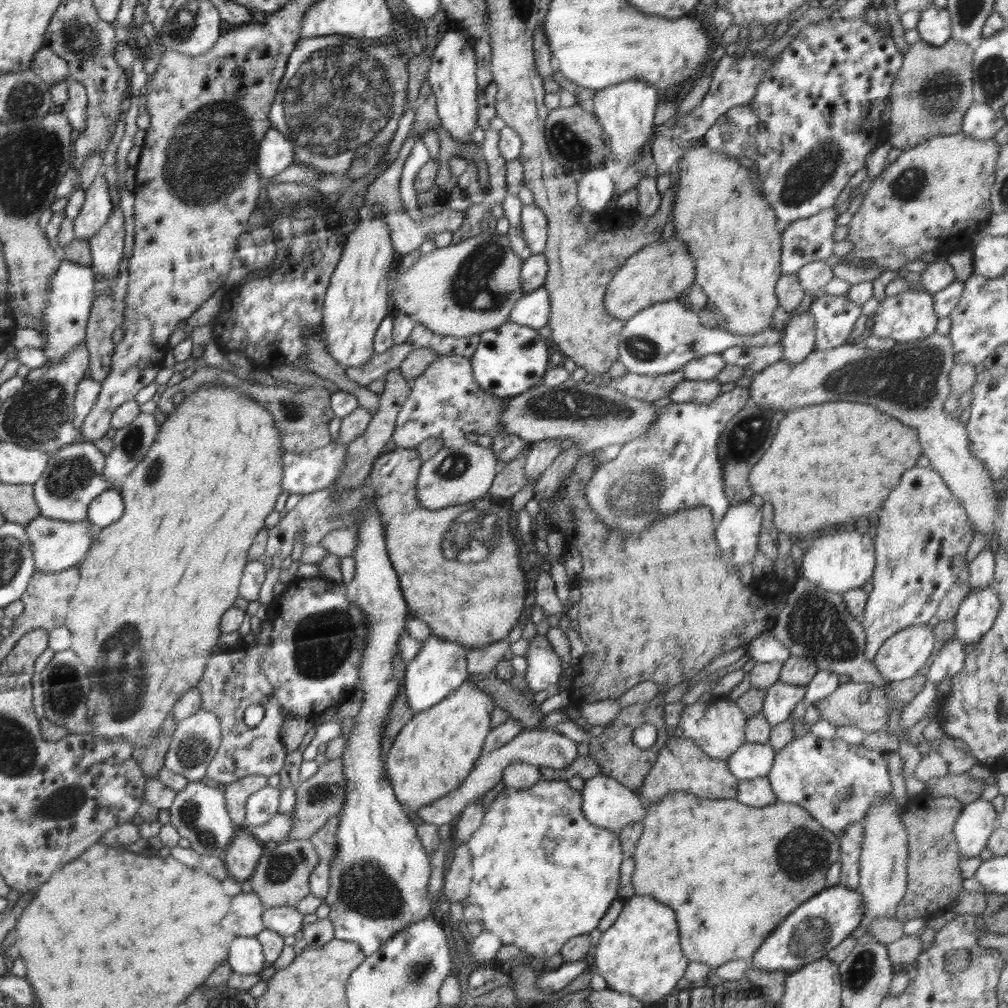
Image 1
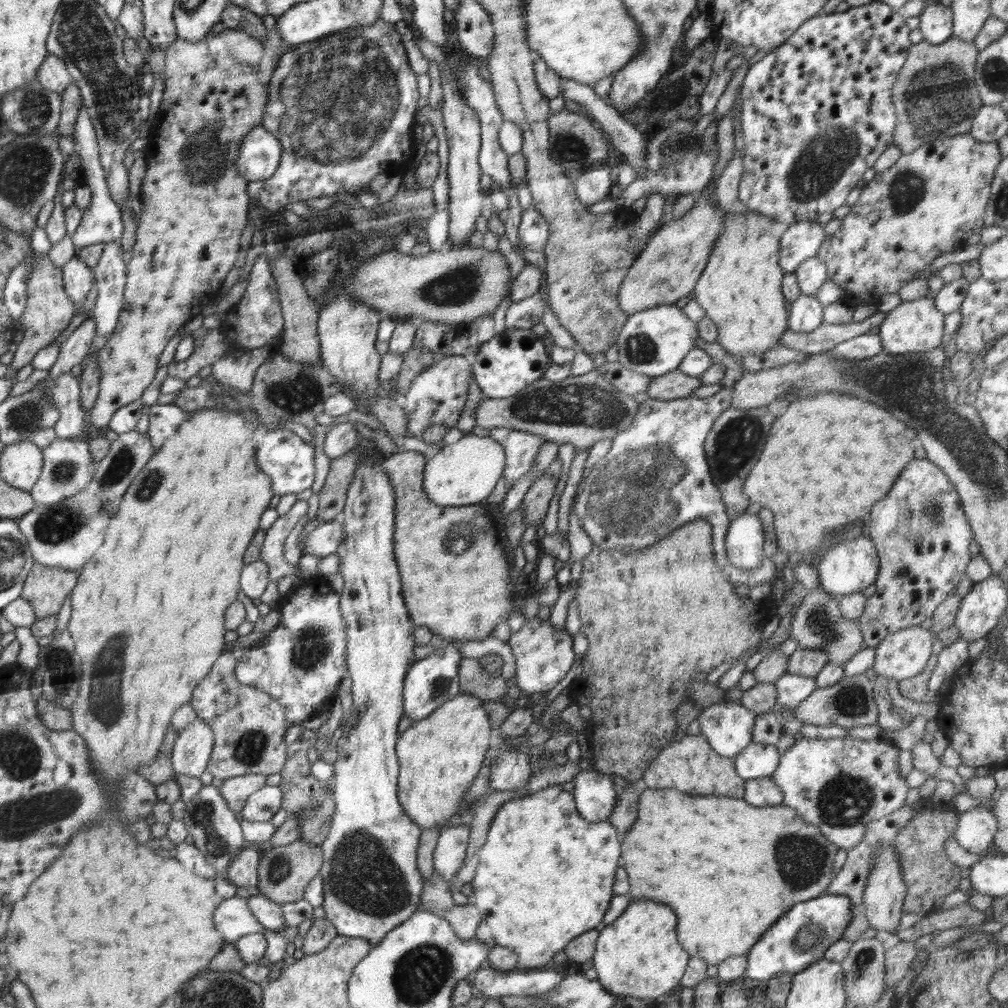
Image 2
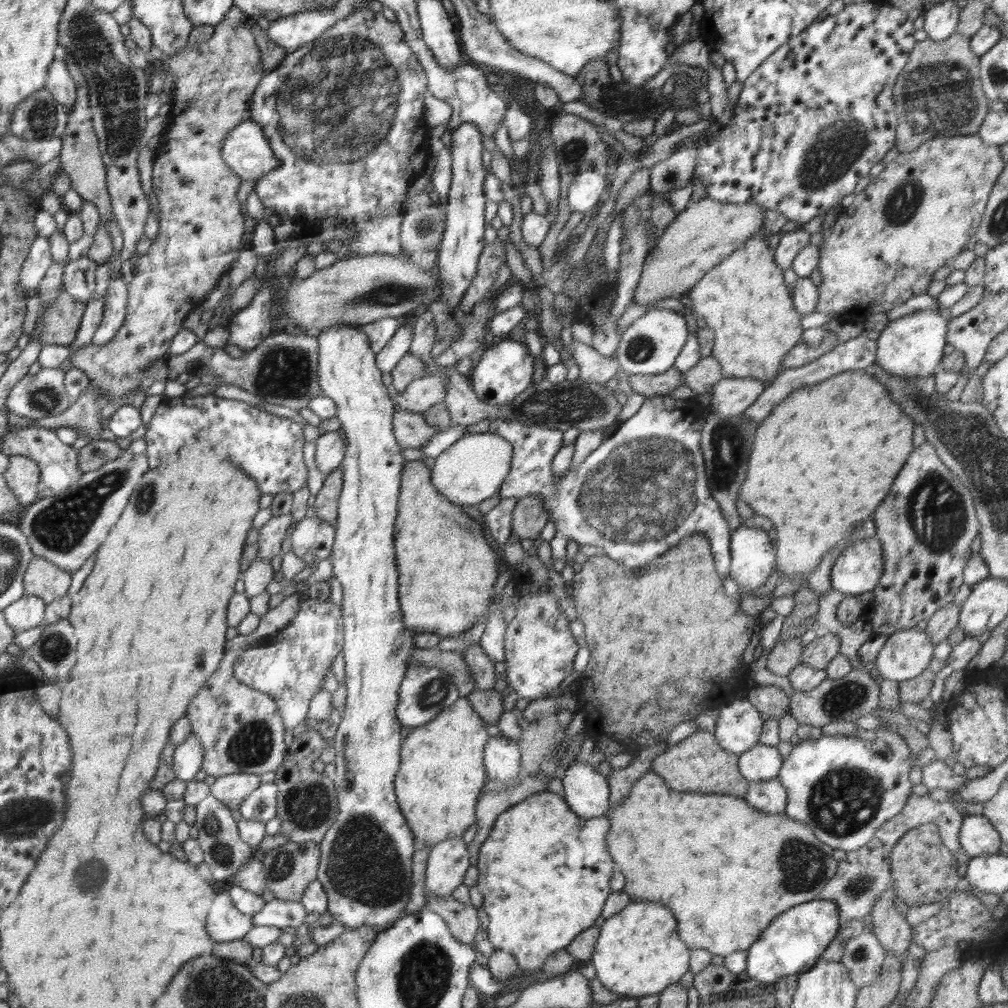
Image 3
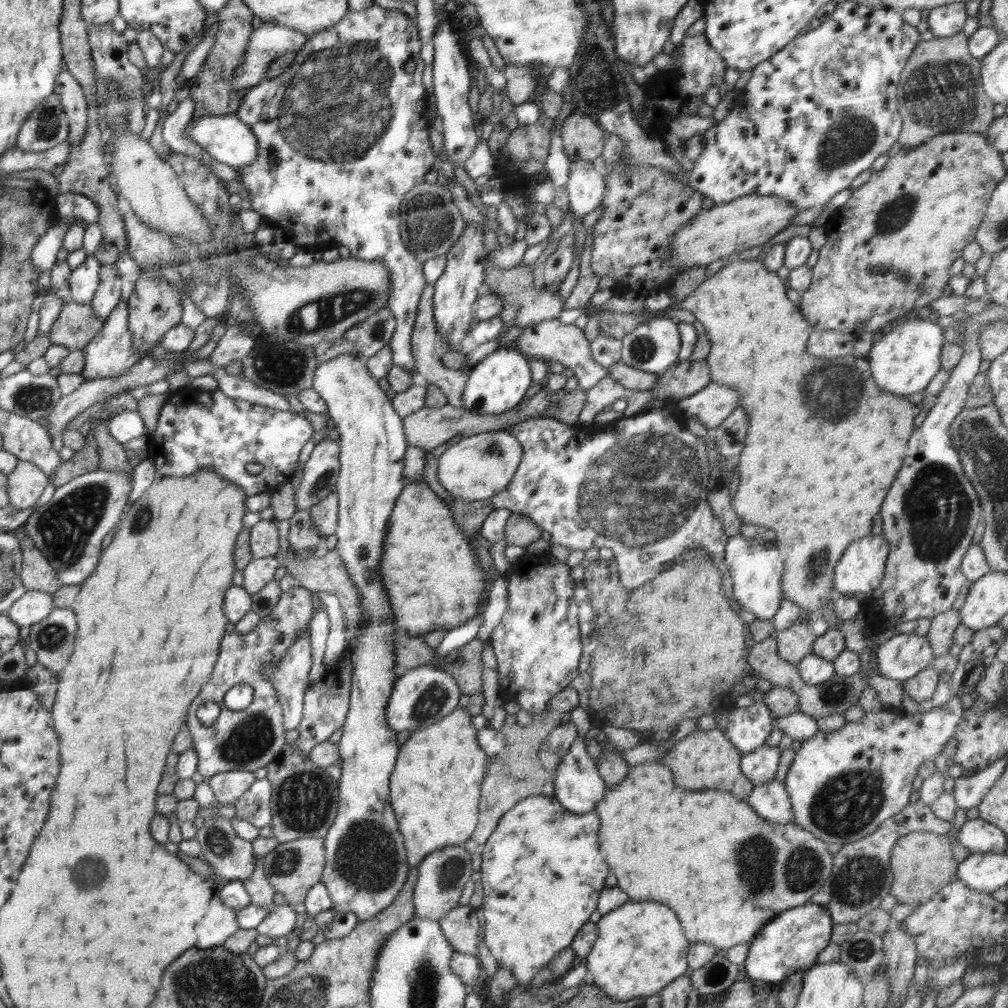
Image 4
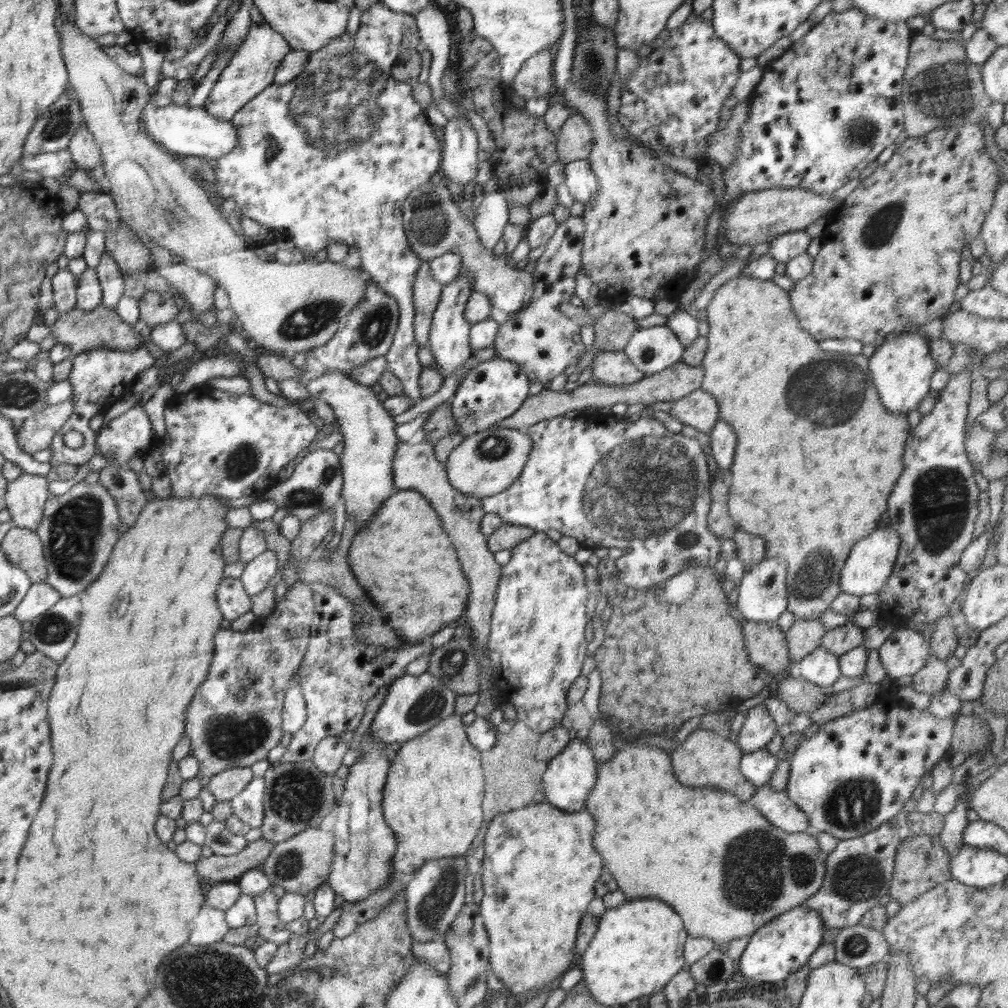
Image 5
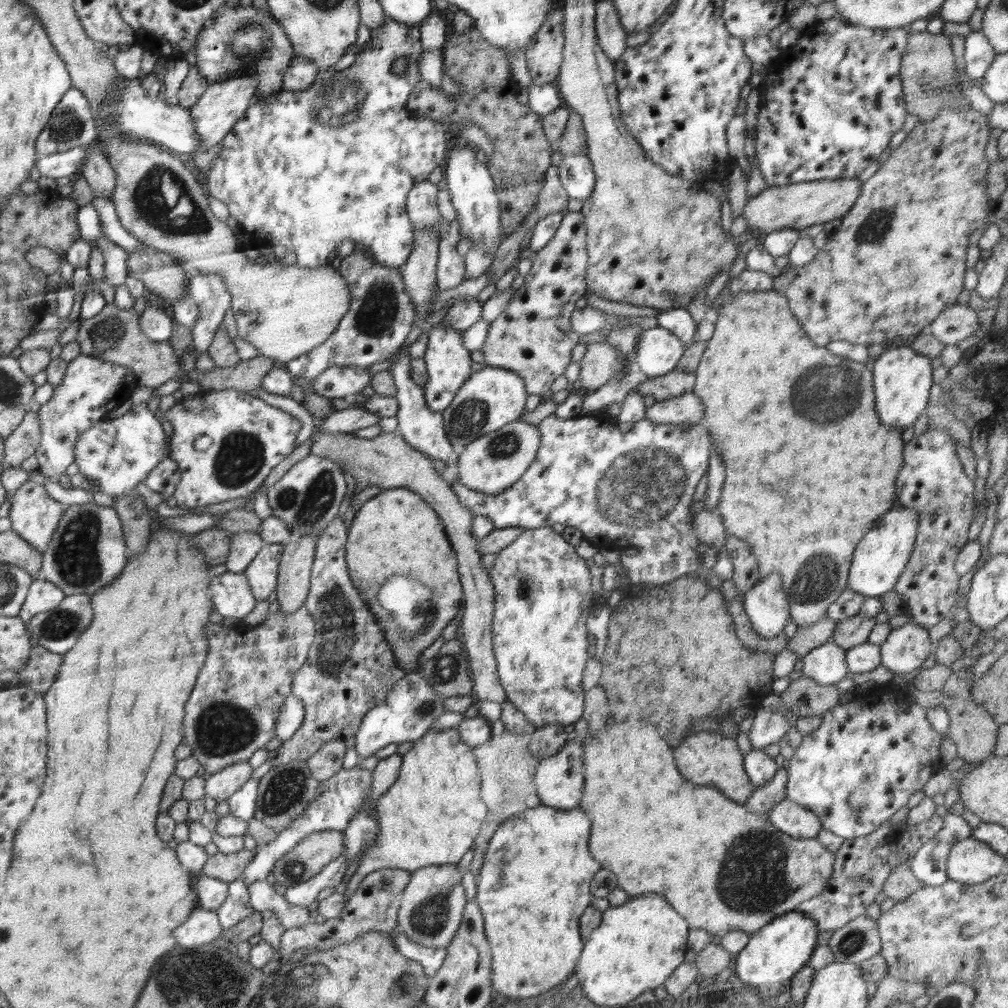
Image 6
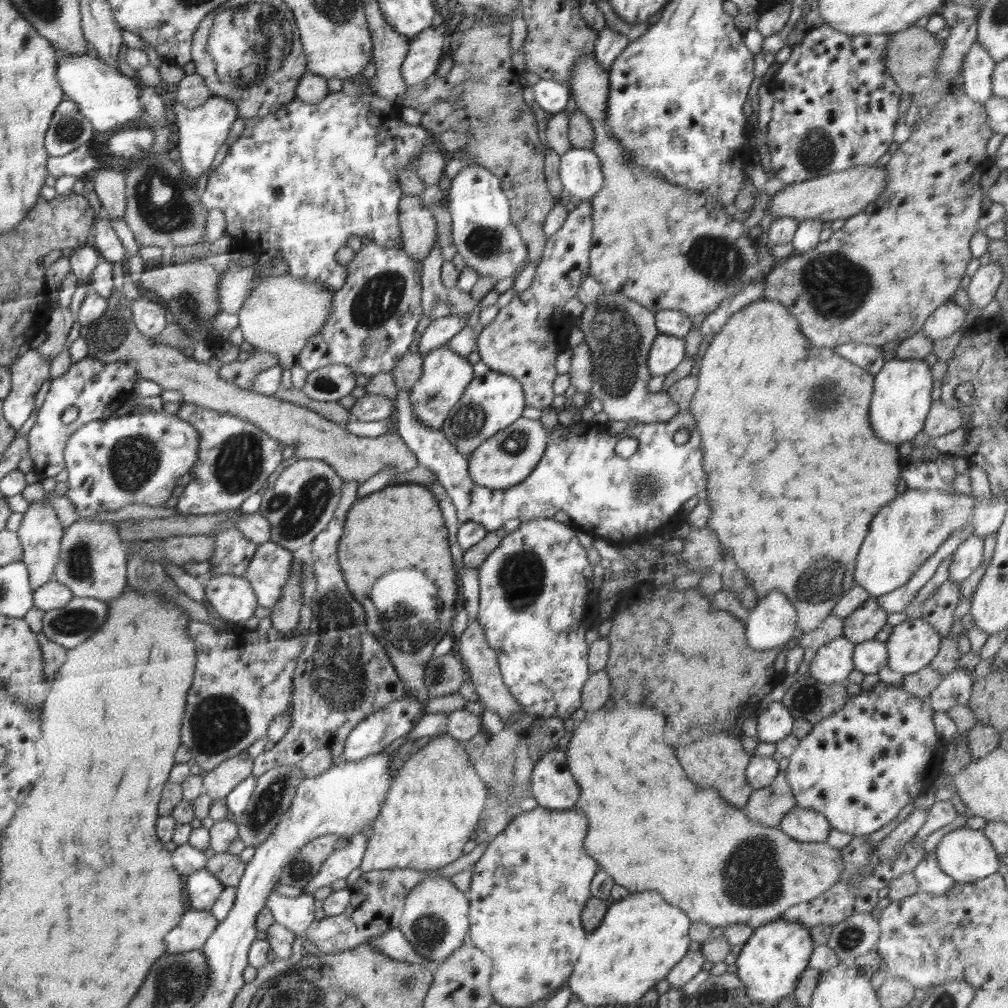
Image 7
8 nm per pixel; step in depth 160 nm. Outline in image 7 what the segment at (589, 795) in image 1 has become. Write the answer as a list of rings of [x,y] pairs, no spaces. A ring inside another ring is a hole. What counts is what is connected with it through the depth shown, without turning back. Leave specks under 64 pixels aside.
[[[554,749],[541,756],[531,772],[531,789],[538,807],[554,810],[573,809],[580,796],[567,763],[566,752]]]

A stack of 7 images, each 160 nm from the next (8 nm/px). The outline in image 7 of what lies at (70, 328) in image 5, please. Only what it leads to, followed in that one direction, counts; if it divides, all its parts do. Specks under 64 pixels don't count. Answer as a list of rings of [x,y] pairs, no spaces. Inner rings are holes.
[[[128,306],[107,307],[104,314],[93,321],[87,326],[88,333],[85,337],[89,350],[88,357],[98,358],[106,363],[130,362],[138,368],[139,375],[143,379],[157,382],[163,390],[181,392],[183,403],[230,413],[255,424],[261,431],[284,446],[294,446],[294,456],[297,460],[323,460],[343,481],[355,480],[361,485],[388,467],[396,469],[396,475],[402,478],[405,472],[414,470],[418,464],[414,453],[396,432],[376,438],[352,434],[349,426],[336,424],[300,404],[280,400],[273,395],[244,390],[231,382],[226,382],[219,377],[217,365],[194,360],[193,357],[185,356],[181,349],[170,345],[156,344],[138,332],[136,322],[133,320],[133,311]]]

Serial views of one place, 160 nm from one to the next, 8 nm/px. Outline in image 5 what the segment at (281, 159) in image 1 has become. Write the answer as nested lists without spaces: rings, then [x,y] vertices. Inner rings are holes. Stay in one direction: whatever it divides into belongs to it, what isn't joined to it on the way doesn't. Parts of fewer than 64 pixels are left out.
[[[151,98],[146,103],[140,121],[143,130],[171,154],[196,155],[218,159],[228,154],[237,145],[237,132],[232,121],[215,119],[214,116],[205,111],[203,106],[188,107],[187,104],[170,103],[164,107],[156,107],[153,98]]]

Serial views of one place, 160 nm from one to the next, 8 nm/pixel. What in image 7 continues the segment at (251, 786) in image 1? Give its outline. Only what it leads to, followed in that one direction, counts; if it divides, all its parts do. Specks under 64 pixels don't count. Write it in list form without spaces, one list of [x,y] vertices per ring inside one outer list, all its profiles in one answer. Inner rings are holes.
[[[247,752],[221,762],[203,777],[203,792],[213,801],[224,799],[252,774],[253,758]]]

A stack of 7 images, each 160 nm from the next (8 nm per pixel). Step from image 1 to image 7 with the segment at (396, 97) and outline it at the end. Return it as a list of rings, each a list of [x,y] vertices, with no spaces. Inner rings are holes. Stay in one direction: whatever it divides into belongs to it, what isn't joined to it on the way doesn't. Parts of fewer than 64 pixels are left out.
[[[362,78],[360,84],[367,84],[370,88],[359,95],[347,96],[341,90],[339,92],[328,91],[325,97],[317,103],[307,103],[296,97],[293,101],[285,104],[279,109],[273,110],[262,119],[247,119],[241,136],[229,147],[223,162],[210,173],[207,180],[206,190],[200,194],[200,204],[206,210],[206,214],[218,209],[224,213],[226,218],[226,232],[235,241],[235,248],[240,253],[249,252],[260,256],[266,252],[267,246],[274,246],[282,250],[282,259],[287,262],[289,276],[299,278],[311,283],[318,283],[325,289],[336,292],[344,283],[343,267],[336,261],[339,248],[346,245],[346,241],[352,236],[358,239],[370,239],[386,248],[392,248],[399,244],[401,231],[398,224],[398,203],[402,199],[402,192],[398,184],[399,170],[411,168],[415,170],[413,160],[415,156],[433,142],[437,141],[422,125],[410,125],[400,119],[400,108],[388,99],[382,98],[371,88],[371,79]],[[402,389],[394,400],[395,430],[404,444],[414,453],[418,465],[428,468],[437,476],[437,482],[451,498],[456,506],[460,523],[475,522],[481,524],[487,532],[497,531],[504,526],[506,520],[518,518],[521,522],[535,518],[553,518],[556,512],[566,512],[571,521],[580,525],[580,530],[592,536],[594,541],[605,538],[612,544],[628,547],[632,543],[644,543],[654,536],[672,532],[678,527],[679,510],[686,500],[700,495],[698,492],[706,488],[706,472],[702,468],[701,434],[697,429],[695,418],[688,408],[681,411],[666,422],[636,423],[617,434],[610,434],[608,428],[583,420],[569,425],[556,424],[548,435],[546,450],[536,464],[535,470],[520,484],[505,489],[491,489],[478,486],[468,473],[469,459],[458,452],[458,449],[446,438],[440,429],[423,425],[415,419],[410,402],[411,390]],[[686,428],[690,432],[688,441],[682,445],[674,443],[673,436],[677,430]],[[622,438],[636,438],[638,448],[632,456],[624,459],[614,453],[614,446]]]

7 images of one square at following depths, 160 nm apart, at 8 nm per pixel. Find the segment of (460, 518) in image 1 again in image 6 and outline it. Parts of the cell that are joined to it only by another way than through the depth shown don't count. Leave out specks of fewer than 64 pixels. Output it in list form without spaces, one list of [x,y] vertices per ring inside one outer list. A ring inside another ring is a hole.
[[[404,487],[382,491],[368,499],[356,512],[347,530],[345,561],[354,588],[358,589],[362,600],[374,613],[374,620],[385,632],[386,644],[394,651],[398,668],[405,673],[419,672],[422,663],[420,656],[441,637],[444,627],[462,610],[463,588],[456,572],[456,556],[452,558],[452,554],[454,550],[450,548],[450,541],[444,534],[444,526],[437,512],[417,492]]]

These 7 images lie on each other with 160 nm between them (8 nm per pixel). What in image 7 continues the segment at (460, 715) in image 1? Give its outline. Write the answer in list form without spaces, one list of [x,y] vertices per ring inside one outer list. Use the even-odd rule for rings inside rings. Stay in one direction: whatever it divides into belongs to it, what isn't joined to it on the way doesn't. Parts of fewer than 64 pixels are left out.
[[[442,735],[430,740],[424,748],[418,750],[399,768],[396,776],[394,776],[391,787],[388,789],[385,802],[380,810],[380,816],[373,821],[372,830],[374,833],[370,836],[366,845],[366,850],[361,862],[360,870],[370,872],[371,870],[384,870],[386,868],[414,868],[416,870],[436,870],[442,868],[463,855],[462,849],[464,844],[473,837],[474,826],[478,824],[478,818],[484,810],[487,800],[486,783],[480,778],[476,772],[474,764],[472,764],[469,756],[464,752],[461,744],[449,735]]]

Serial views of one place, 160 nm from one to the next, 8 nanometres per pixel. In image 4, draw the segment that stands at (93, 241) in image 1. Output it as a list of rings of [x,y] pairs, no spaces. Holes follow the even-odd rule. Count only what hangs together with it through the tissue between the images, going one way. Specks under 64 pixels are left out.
[[[124,299],[117,304],[116,310],[106,319],[105,328],[88,346],[85,352],[85,370],[81,375],[85,380],[108,379],[125,375],[130,367],[134,367],[146,354],[133,348],[133,332],[129,329],[129,305]]]

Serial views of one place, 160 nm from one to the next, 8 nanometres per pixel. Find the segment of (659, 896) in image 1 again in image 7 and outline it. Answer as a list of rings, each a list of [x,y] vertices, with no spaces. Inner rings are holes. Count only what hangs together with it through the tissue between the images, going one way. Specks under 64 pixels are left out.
[[[606,706],[598,709],[594,713],[587,713],[584,720],[576,723],[572,738],[566,750],[567,763],[575,781],[579,784],[580,800],[575,805],[575,809],[582,810],[590,822],[588,836],[584,840],[584,848],[588,856],[592,856],[602,870],[606,870],[616,884],[628,888],[630,892],[658,891],[668,904],[680,908],[689,916],[690,923],[700,922],[709,924],[711,927],[722,927],[725,929],[729,925],[747,923],[752,928],[758,928],[768,924],[770,921],[780,919],[781,914],[792,908],[795,904],[808,902],[823,892],[826,892],[833,884],[839,882],[840,875],[844,870],[841,850],[828,845],[826,841],[803,843],[784,834],[779,827],[767,827],[760,822],[754,822],[746,818],[742,809],[728,806],[728,803],[714,789],[703,789],[698,785],[694,786],[682,766],[678,764],[674,756],[674,748],[664,744],[664,716],[652,708],[634,708],[634,706],[616,706],[608,708]]]

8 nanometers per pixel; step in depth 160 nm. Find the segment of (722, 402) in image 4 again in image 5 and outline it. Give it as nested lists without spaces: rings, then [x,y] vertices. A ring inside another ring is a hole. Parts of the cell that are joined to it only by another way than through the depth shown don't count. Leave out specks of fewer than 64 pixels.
[[[701,388],[676,400],[669,414],[704,434],[710,434],[720,419],[718,401]]]

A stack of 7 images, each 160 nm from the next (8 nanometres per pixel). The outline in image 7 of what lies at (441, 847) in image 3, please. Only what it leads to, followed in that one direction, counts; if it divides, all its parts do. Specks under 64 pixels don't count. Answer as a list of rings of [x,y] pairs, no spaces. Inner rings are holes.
[[[438,875],[421,880],[406,898],[398,928],[416,954],[429,962],[427,967],[433,971],[467,940],[470,900],[456,888],[454,881]]]

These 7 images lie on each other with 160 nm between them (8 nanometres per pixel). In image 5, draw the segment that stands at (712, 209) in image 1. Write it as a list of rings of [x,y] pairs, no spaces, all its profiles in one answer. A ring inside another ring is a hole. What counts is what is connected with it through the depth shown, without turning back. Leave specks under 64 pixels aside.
[[[738,275],[730,278],[714,292],[714,297],[705,308],[710,333],[707,336],[707,353],[704,355],[701,365],[704,376],[701,389],[710,393],[718,401],[719,418],[724,419],[732,428],[736,430],[738,436],[738,446],[736,446],[736,456],[732,464],[732,484],[730,484],[730,498],[728,498],[728,512],[738,524],[738,528],[746,532],[758,532],[766,540],[765,556],[782,558],[787,564],[786,586],[787,586],[787,611],[791,612],[796,620],[819,619],[822,613],[830,606],[830,603],[841,593],[839,587],[839,574],[843,564],[850,554],[856,540],[862,540],[870,532],[874,532],[878,518],[886,510],[888,496],[896,484],[896,478],[902,474],[904,464],[902,464],[902,452],[906,438],[909,438],[910,425],[908,424],[906,413],[893,413],[883,406],[880,395],[873,385],[869,371],[869,358],[862,355],[851,355],[848,353],[835,354],[831,351],[824,351],[819,347],[819,343],[800,328],[798,317],[793,311],[788,292],[779,287],[772,280],[762,280],[751,276],[743,277]],[[800,418],[810,418],[818,426],[830,426],[826,428],[826,438],[814,438],[810,432],[816,432],[810,426],[802,426]],[[786,436],[794,436],[798,442],[792,444],[792,454],[790,454],[790,442],[784,442]]]

